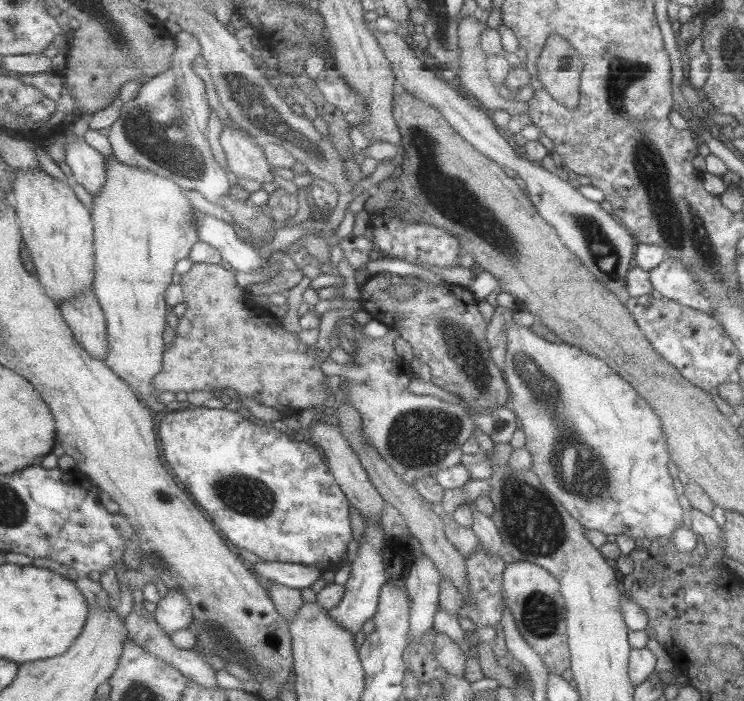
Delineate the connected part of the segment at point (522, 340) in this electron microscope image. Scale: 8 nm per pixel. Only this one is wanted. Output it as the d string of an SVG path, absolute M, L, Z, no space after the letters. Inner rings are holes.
M513 319L506 322L504 328L506 328L508 344L503 376L510 390L509 406L517 414L520 428L522 428L526 436L525 447L530 451L533 460L532 471L538 475L540 481L553 494L553 497L564 506L564 509L586 529L600 531L606 536L624 534L637 542L648 539L651 542L660 542L662 544L669 541L678 528L684 528L683 518L685 515L682 506L679 504L679 496L674 491L672 476L668 471L668 462L670 462L669 448L662 430L660 417L656 415L648 401L628 381L612 371L612 368L606 364L606 361L564 342L560 344L548 342L534 334L530 327L519 326Z

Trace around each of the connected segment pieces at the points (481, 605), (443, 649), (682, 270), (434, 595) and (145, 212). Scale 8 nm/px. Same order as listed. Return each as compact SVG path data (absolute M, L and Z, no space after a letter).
M481 551L466 558L467 584L469 584L469 590L471 591L468 599L474 599L474 603L473 610L464 607L461 614L470 616L470 620L478 627L496 627L501 622L504 604L506 603L503 591L503 573L507 566L501 557Z
M440 631L433 639L433 646L436 661L440 666L452 677L464 677L467 658L460 646Z
M668 255L656 268L649 271L649 275L653 288L663 297L693 310L716 316L713 305L703 296L702 284L682 264L682 260Z
M424 552L407 571L405 588L410 599L410 632L407 640L410 643L418 643L424 636L424 630L434 626L441 580L436 566Z
M114 154L107 162L108 183L94 196L93 216L96 227L96 251L98 252L99 276L96 277L96 292L107 312L112 352L108 353L108 364L131 383L144 403L162 417L172 406L160 400L161 390L156 389L155 378L164 372L167 353L164 334L168 328L170 308L168 289L174 282L176 266L180 260L191 258L194 246L200 242L198 213L188 192L179 182L152 170L143 170L122 163Z

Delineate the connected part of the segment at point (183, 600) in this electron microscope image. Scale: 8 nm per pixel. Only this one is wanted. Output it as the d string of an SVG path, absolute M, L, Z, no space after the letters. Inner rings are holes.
M169 590L155 612L159 623L168 633L189 628L194 622L194 604L184 590Z

